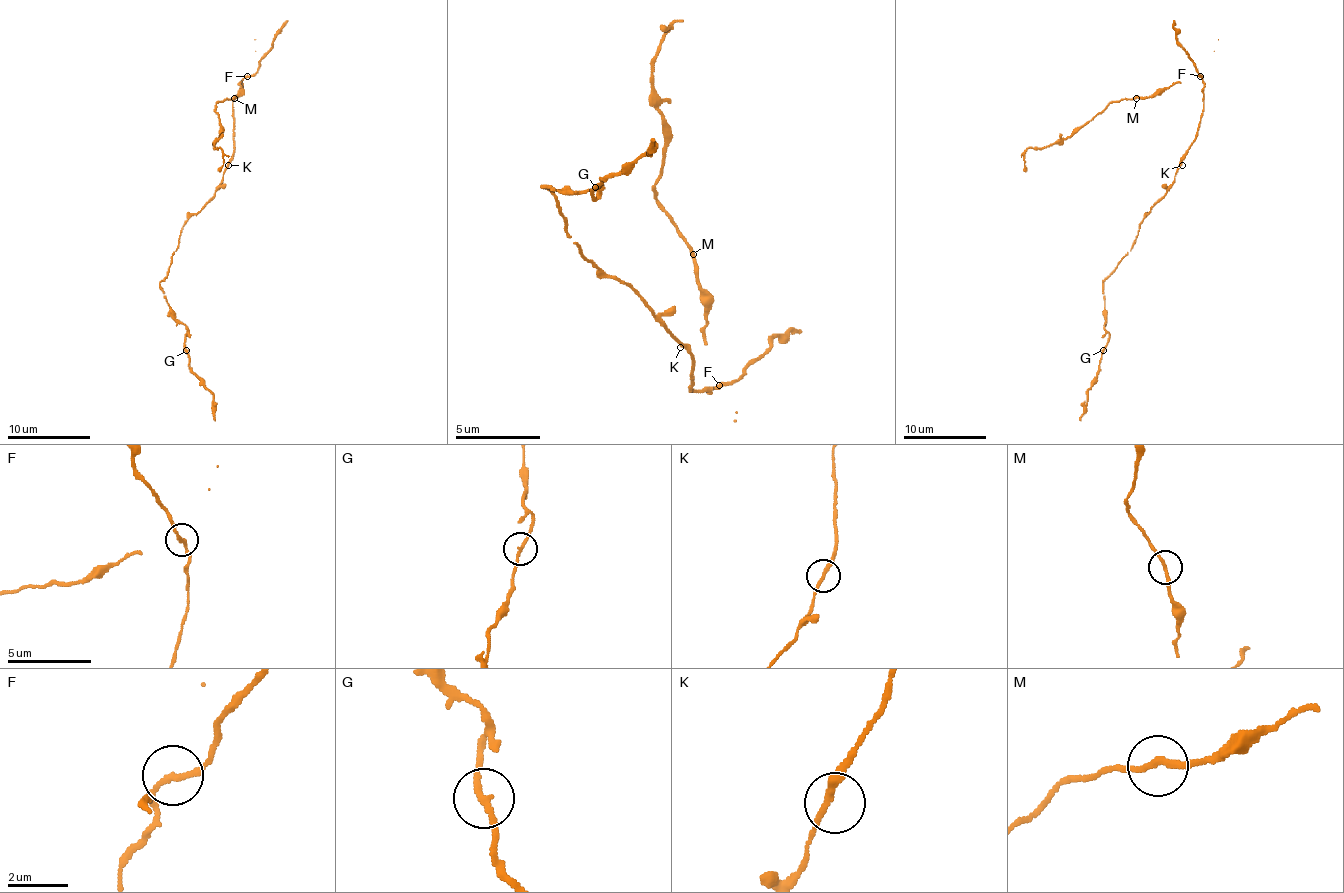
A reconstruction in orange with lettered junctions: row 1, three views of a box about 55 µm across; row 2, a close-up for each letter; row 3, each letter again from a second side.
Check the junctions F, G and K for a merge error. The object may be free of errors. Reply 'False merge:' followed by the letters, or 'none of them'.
False merge: F

